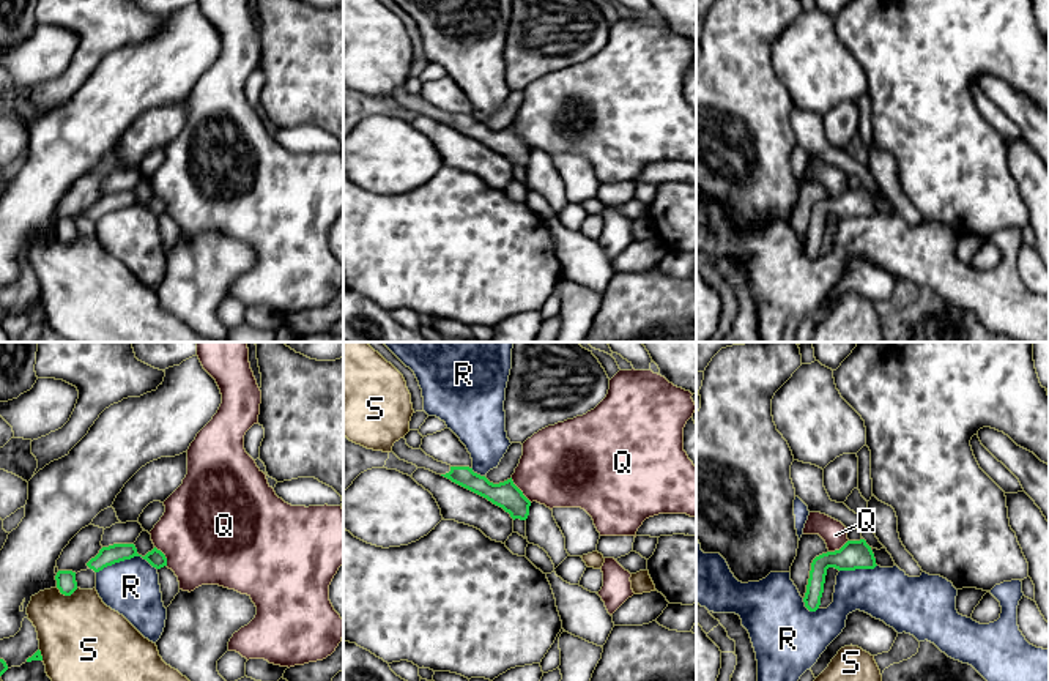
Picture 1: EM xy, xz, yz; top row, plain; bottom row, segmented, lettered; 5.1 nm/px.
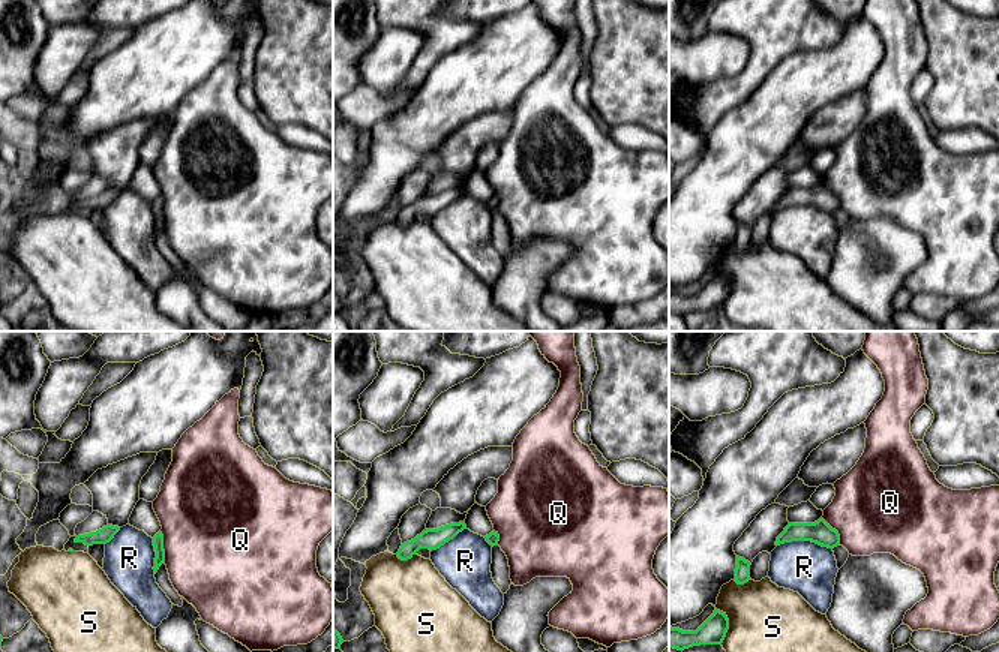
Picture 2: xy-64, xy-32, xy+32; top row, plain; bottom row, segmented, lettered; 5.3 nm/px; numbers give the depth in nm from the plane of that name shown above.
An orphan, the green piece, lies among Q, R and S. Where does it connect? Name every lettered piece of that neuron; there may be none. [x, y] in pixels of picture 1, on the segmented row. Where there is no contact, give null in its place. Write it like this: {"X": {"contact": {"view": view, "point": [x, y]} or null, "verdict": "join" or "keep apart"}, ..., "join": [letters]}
{"Q": {"contact": {"view": "xz", "point": [520, 491]}, "verdict": "keep apart"}, "R": {"contact": {"view": "xy", "point": [126, 558]}, "verdict": "join"}, "S": {"contact": {"view": "xy", "point": [66, 595]}, "verdict": "keep apart"}, "join": ["R"]}

